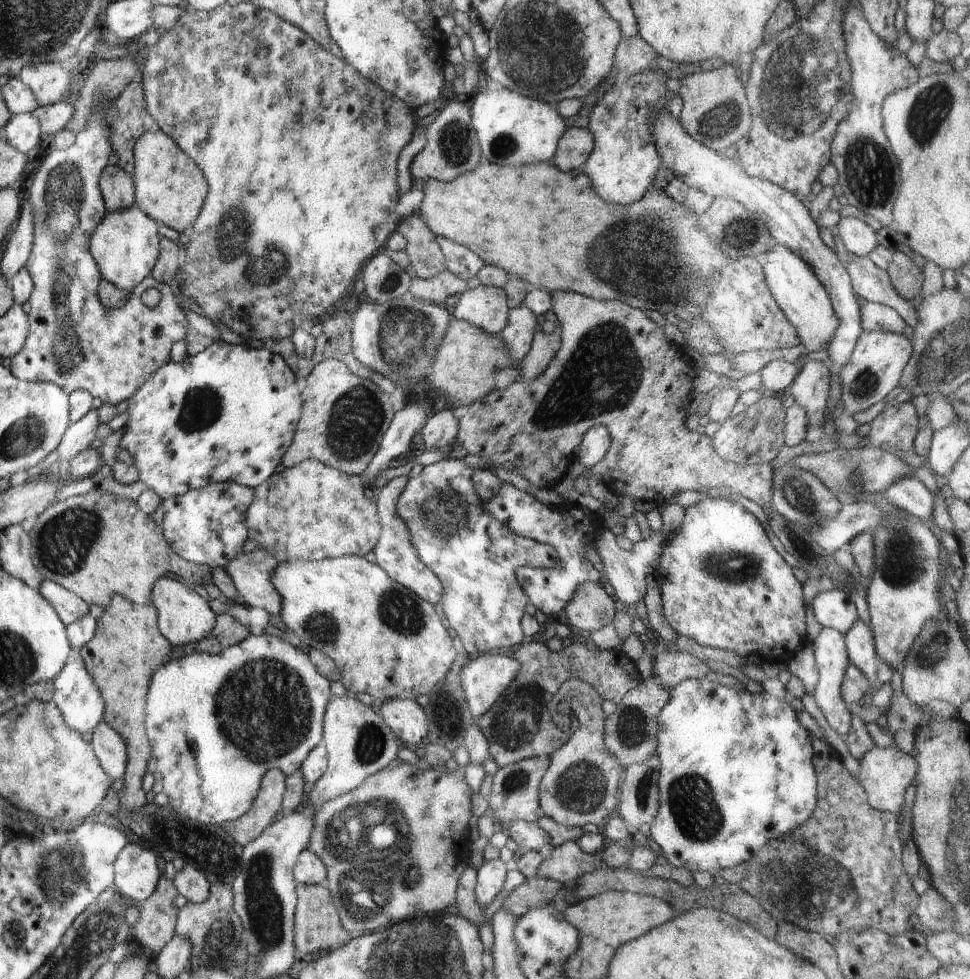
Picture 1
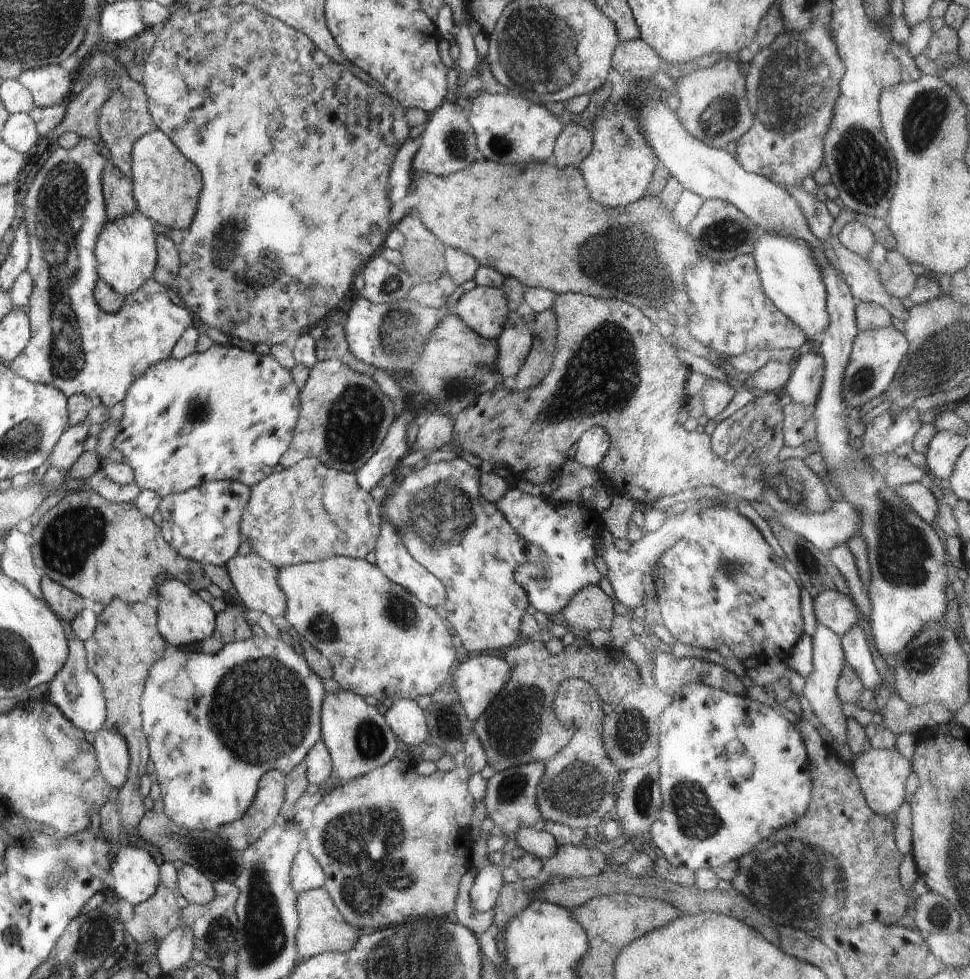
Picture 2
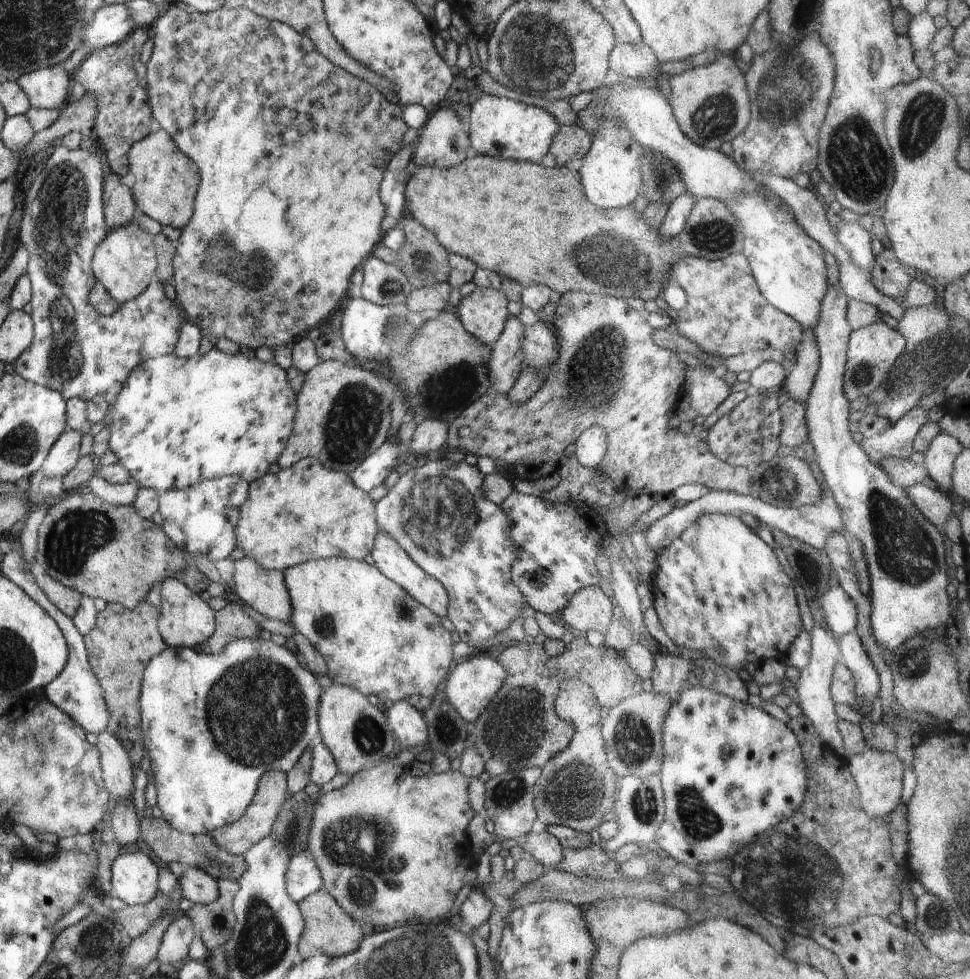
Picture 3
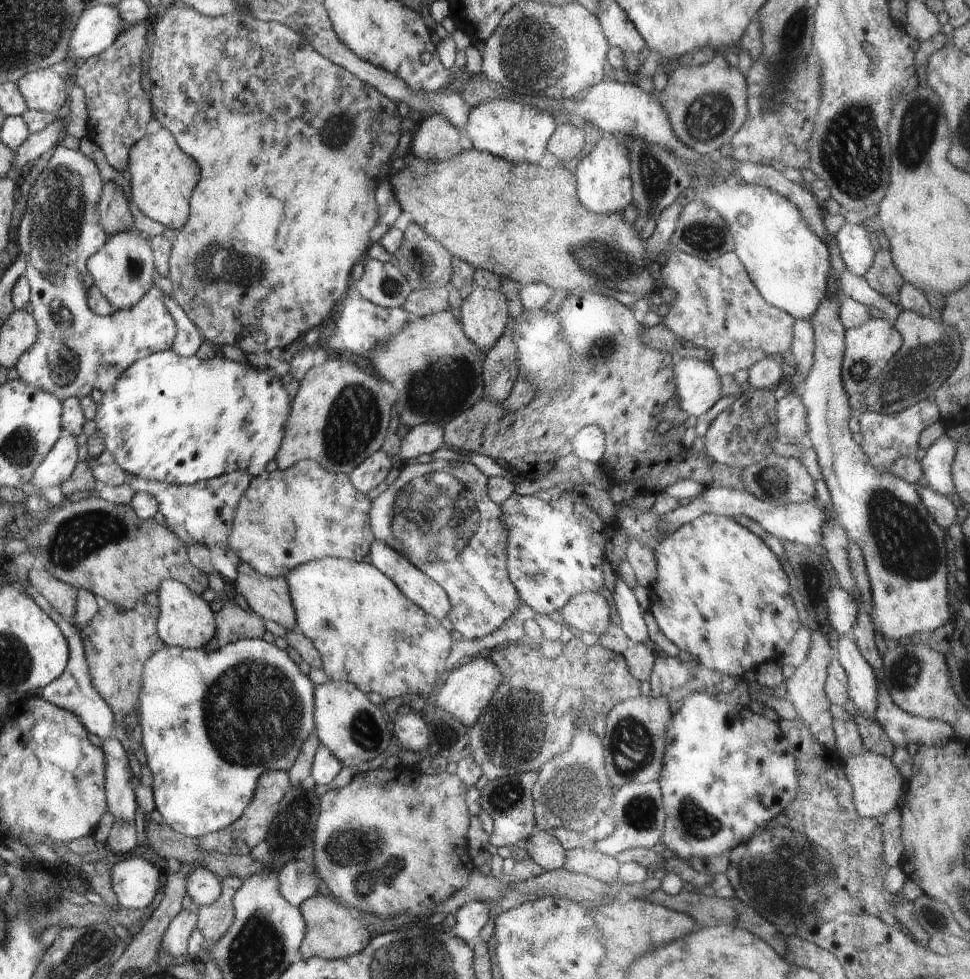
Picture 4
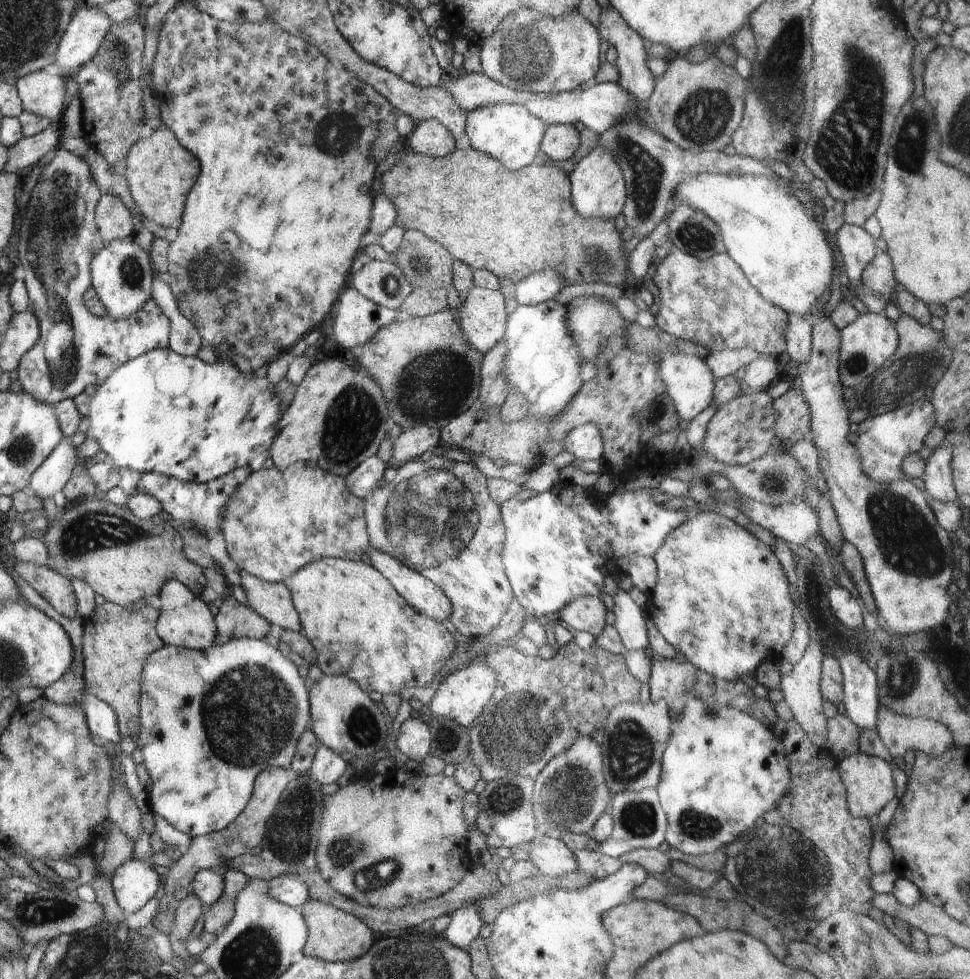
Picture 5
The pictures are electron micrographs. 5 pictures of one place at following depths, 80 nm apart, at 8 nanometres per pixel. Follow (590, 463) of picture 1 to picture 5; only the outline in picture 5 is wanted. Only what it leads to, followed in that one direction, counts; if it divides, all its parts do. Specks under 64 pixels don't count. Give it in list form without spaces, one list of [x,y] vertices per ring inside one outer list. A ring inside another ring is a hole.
[[[585,424],[573,428],[562,441],[565,450],[582,461],[603,458],[603,440],[596,425]]]

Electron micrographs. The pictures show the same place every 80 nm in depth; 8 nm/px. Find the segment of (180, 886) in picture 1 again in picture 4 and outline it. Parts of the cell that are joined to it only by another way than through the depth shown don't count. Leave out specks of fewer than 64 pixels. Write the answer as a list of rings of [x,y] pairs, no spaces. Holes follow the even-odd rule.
[[[198,865],[186,878],[186,892],[198,906],[212,904],[221,893],[221,879]]]

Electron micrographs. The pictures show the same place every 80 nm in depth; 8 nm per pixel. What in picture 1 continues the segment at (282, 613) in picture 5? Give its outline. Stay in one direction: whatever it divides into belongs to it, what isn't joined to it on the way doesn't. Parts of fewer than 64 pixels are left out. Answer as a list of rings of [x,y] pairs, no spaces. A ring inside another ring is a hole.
[[[255,549],[251,552],[245,552],[244,556],[239,556],[231,560],[224,568],[231,576],[240,598],[244,598],[243,604],[247,607],[258,607],[264,609],[269,615],[280,615],[283,608],[283,597],[271,578],[278,569],[279,560],[266,549]]]

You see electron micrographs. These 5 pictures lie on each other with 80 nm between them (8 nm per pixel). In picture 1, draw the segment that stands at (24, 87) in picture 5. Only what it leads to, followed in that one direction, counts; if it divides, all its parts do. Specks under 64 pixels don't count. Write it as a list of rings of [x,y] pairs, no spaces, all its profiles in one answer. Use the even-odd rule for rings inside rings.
[[[60,63],[31,64],[24,67],[18,77],[35,93],[39,106],[62,101],[70,84],[70,74]]]

